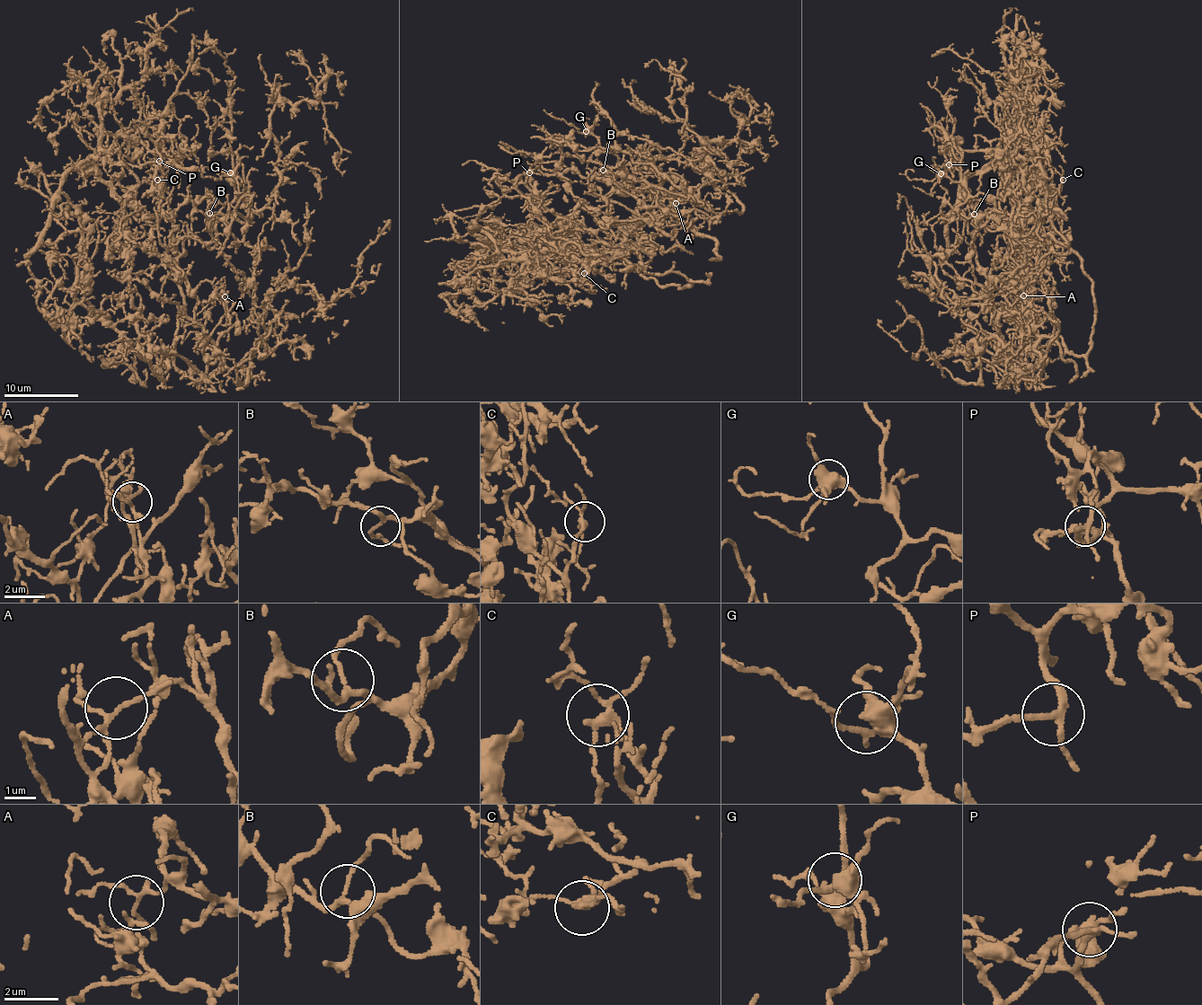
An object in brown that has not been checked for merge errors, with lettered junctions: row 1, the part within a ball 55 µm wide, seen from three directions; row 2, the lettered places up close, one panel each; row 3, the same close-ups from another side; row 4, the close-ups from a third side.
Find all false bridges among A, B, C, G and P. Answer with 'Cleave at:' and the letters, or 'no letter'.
Cleave at: P

